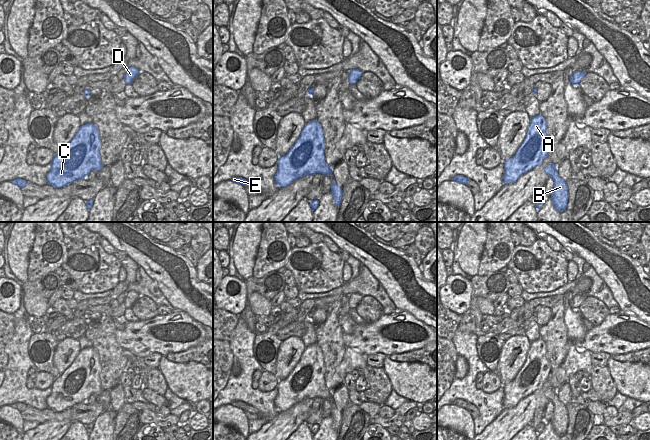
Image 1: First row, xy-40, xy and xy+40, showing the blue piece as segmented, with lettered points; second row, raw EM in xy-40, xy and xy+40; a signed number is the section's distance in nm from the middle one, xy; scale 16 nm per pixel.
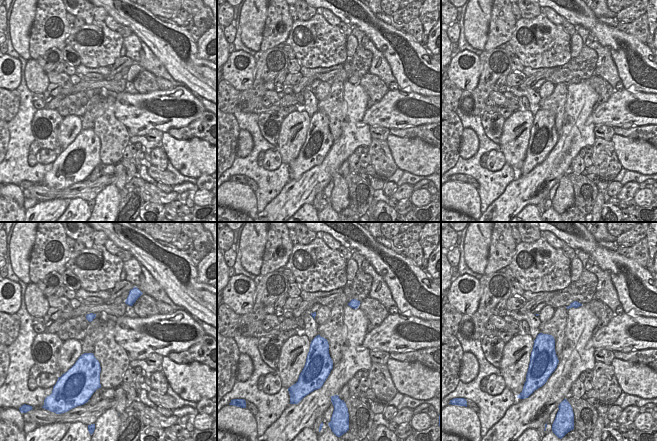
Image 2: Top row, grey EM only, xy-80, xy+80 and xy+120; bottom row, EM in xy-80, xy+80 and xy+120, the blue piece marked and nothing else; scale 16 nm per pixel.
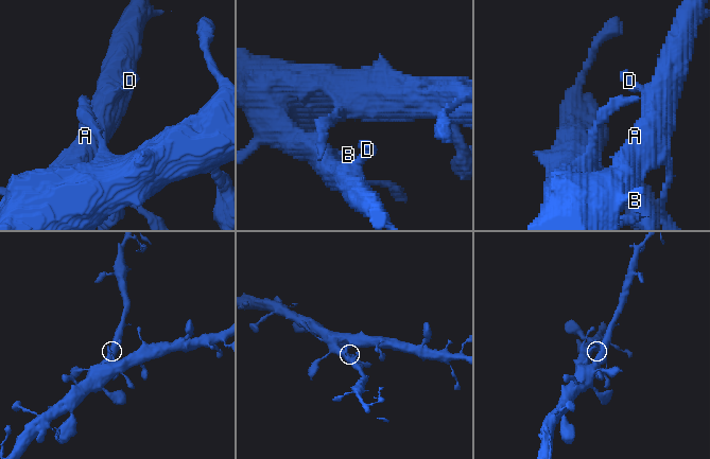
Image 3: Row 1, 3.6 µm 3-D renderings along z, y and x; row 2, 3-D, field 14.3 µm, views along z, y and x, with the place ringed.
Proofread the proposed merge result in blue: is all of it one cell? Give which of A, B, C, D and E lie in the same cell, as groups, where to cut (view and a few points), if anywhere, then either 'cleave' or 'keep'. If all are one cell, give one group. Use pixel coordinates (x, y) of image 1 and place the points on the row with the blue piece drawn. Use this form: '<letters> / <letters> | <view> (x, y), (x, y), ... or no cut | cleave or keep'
A B C D E | no cut | keep

